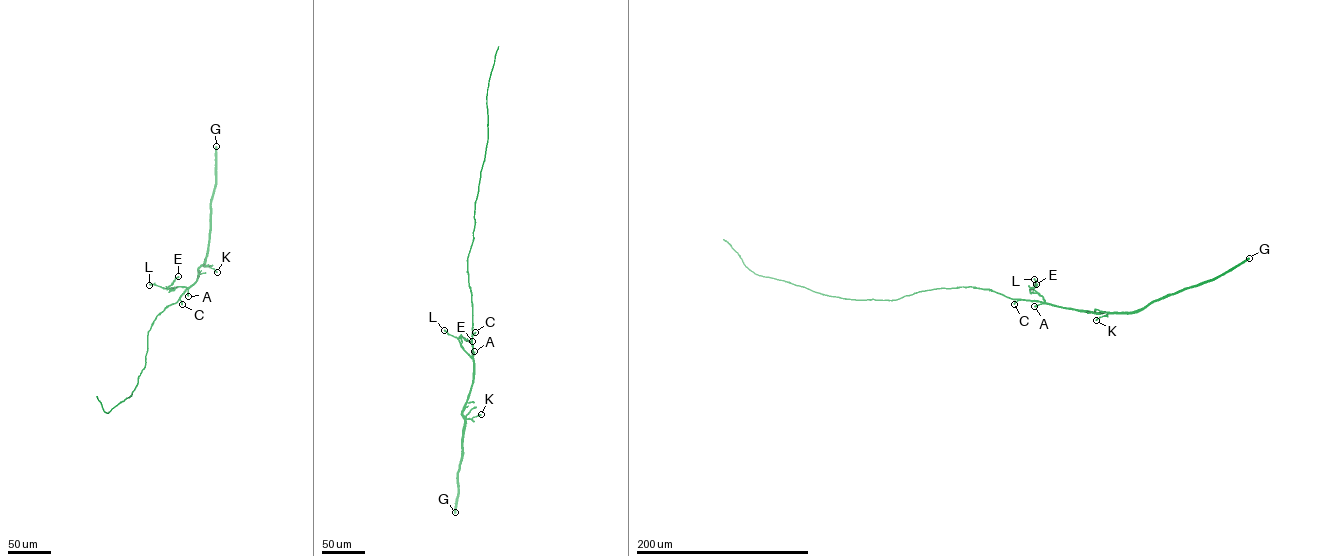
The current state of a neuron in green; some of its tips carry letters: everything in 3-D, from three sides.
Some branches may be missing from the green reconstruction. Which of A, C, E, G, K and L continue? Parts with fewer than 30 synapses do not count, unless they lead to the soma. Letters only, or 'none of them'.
none of them

